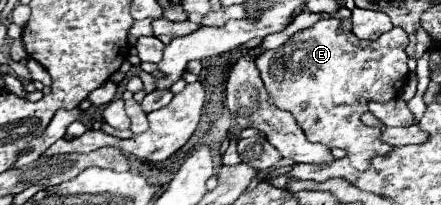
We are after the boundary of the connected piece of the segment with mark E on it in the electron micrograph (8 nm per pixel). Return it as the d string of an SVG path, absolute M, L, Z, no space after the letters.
M325 18L319 20L315 26L293 34L277 50L267 50L261 58L255 60L255 64L261 72L261 80L269 94L269 102L273 102L281 110L291 112L309 142L321 142L329 148L343 148L347 150L351 164L357 166L357 170L365 170L373 156L387 156L391 146L381 142L379 128L369 128L361 124L361 114L369 110L367 102L371 100L387 102L399 96L401 88L409 78L405 54L407 42L409 38L401 28L391 28L377 40L359 40L351 32L341 32L337 18Z

